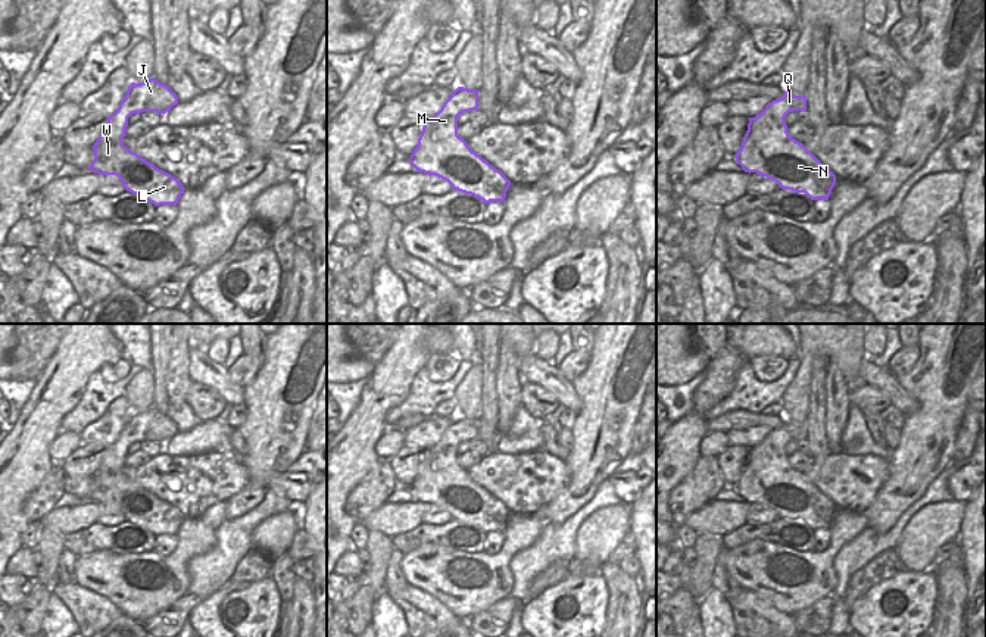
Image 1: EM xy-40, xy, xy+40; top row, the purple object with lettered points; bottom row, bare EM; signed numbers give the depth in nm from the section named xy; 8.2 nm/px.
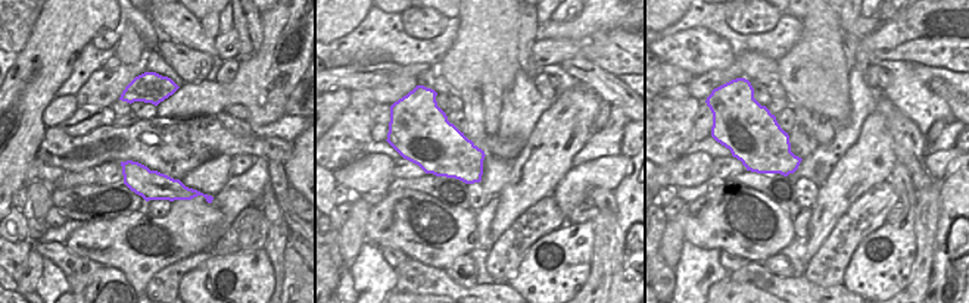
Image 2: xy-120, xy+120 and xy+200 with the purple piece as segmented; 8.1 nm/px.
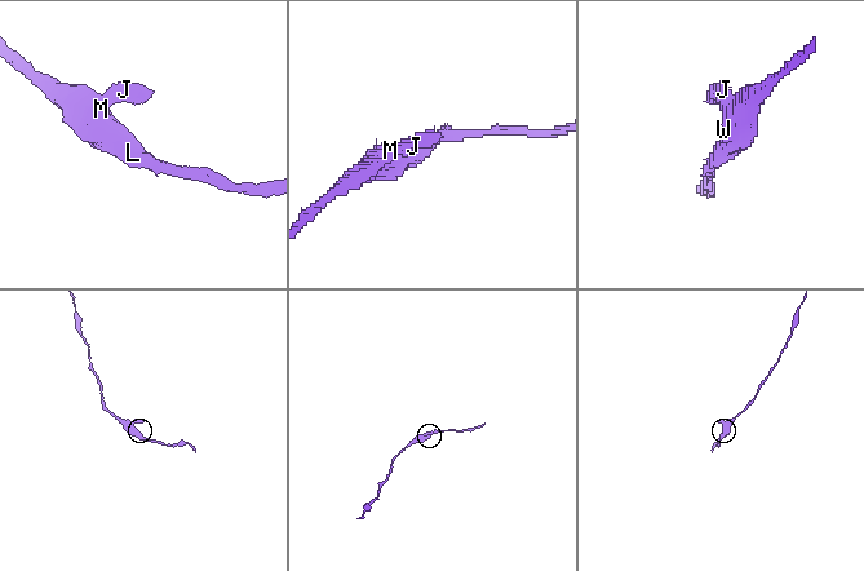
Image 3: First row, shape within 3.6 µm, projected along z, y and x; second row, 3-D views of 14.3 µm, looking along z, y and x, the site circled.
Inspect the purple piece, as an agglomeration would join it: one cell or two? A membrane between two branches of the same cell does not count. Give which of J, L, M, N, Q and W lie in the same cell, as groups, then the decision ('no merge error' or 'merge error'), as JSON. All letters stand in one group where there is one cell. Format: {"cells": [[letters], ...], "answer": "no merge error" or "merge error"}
{"cells": [["J", "L", "M", "N", "Q", "W"]], "answer": "no merge error"}

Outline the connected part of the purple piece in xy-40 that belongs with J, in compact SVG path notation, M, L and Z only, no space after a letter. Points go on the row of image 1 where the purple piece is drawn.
M155 78L140 84L131 82L118 110L107 116L103 131L93 146L94 160L88 169L99 175L116 175L127 191L155 206L177 206L185 190L180 179L156 168L122 143L128 118L132 113L165 115L175 104L178 104L178 97L166 84L160 84Z

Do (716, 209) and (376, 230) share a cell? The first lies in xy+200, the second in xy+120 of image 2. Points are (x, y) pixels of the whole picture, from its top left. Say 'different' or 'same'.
same

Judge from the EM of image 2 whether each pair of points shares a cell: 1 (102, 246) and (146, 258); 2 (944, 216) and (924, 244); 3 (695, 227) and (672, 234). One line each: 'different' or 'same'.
1: same
2: different
3: different

